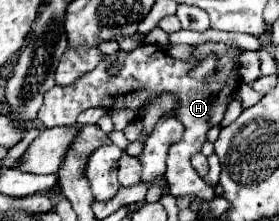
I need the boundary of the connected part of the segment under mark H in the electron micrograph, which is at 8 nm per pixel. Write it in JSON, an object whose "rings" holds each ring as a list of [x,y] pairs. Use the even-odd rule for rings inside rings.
{"rings":[[[200,43],[194,47],[194,57],[192,61],[180,61],[172,59],[168,53],[164,53],[156,45],[141,44],[134,51],[118,51],[114,57],[102,57],[96,69],[84,73],[80,79],[76,79],[72,85],[56,85],[52,87],[46,97],[44,105],[38,113],[38,119],[44,127],[62,127],[62,125],[76,125],[76,119],[82,111],[92,109],[92,107],[108,107],[108,109],[132,109],[136,117],[142,115],[142,109],[158,99],[164,93],[174,95],[176,107],[164,117],[176,117],[184,125],[184,135],[178,143],[174,143],[168,151],[168,183],[170,183],[170,193],[174,197],[182,195],[196,195],[198,199],[214,199],[214,189],[208,187],[198,173],[194,171],[190,159],[196,155],[204,141],[206,141],[206,131],[220,125],[228,103],[234,99],[230,97],[238,87],[240,87],[240,75],[238,75],[238,57],[242,55],[242,49],[236,45],[224,45],[224,43]],[[208,55],[214,55],[218,65],[214,73],[206,79],[192,79],[188,73],[200,65]],[[110,61],[120,61],[122,71],[120,75],[112,77],[106,73],[106,67]]]}

